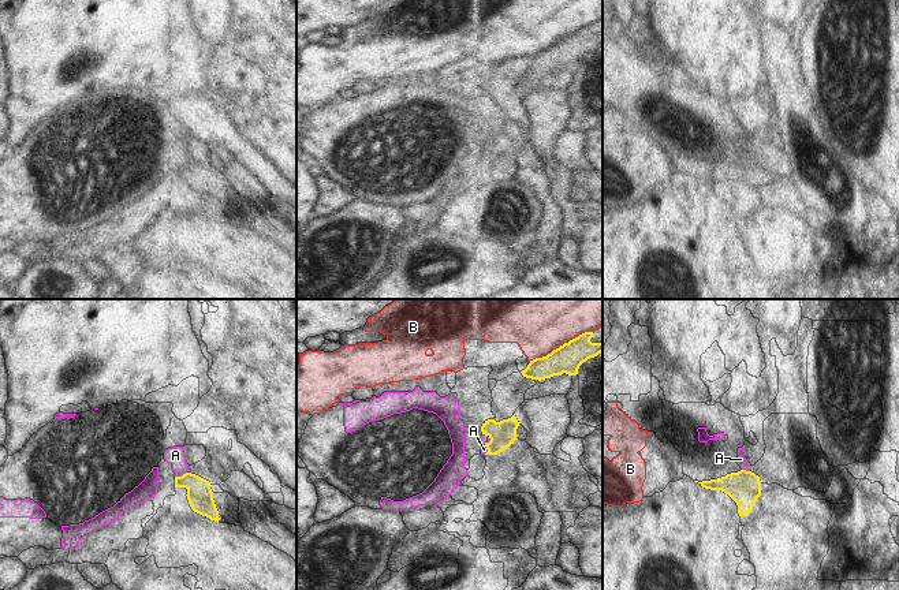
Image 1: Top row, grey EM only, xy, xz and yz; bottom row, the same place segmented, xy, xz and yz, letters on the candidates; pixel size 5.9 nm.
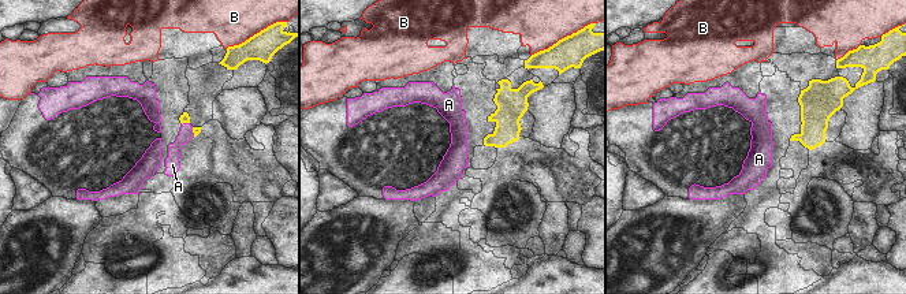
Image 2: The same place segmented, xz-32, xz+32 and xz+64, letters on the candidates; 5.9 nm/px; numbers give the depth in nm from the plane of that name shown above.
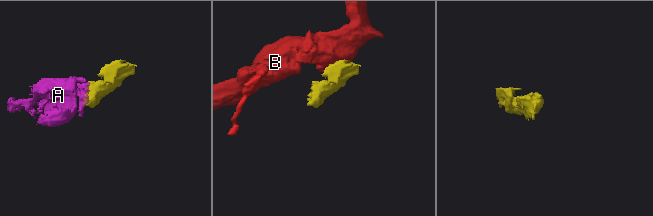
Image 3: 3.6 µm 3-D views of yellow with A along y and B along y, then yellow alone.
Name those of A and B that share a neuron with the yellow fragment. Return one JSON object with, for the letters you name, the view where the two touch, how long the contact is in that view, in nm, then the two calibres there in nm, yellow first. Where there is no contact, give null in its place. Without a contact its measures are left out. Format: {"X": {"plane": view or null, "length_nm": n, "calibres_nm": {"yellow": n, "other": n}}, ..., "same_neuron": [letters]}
{"A": {"plane": "xy", "length_nm": 80, "calibres_nm": {"yellow": 150, "other": 100}}, "same_neuron": ["A"]}

